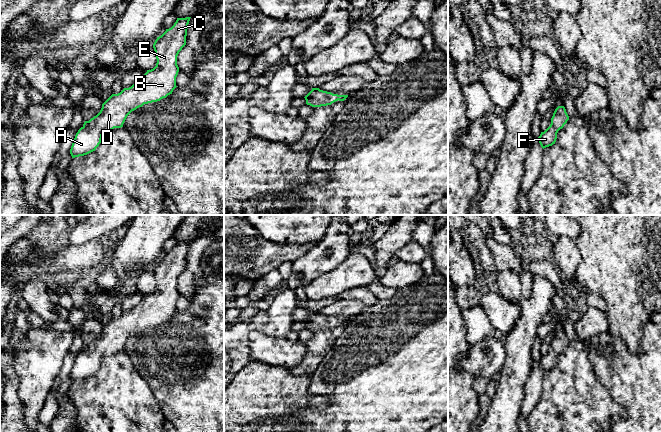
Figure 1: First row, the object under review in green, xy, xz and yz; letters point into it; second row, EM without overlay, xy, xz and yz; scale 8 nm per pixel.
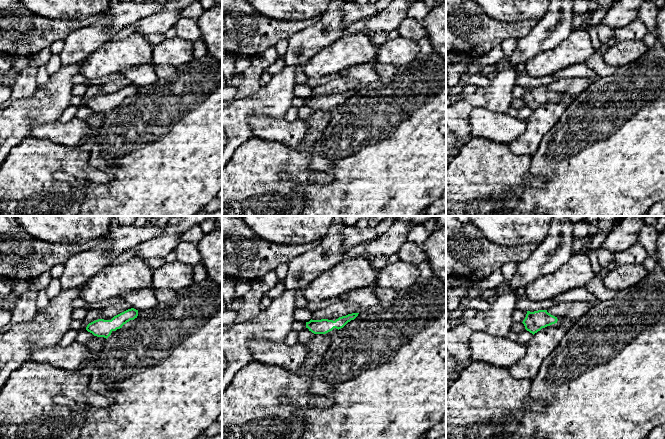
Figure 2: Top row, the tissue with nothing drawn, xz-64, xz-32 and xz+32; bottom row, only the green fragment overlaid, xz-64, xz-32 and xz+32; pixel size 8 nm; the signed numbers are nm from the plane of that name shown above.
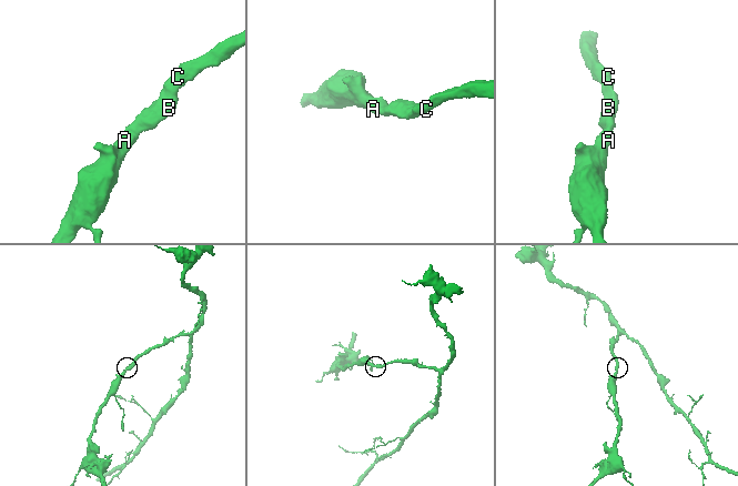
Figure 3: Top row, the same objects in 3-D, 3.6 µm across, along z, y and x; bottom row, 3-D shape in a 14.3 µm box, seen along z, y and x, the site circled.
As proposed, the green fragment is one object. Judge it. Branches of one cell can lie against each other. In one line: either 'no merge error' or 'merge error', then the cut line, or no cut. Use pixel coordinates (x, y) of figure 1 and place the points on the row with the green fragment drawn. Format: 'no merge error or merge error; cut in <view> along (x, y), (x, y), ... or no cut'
no merge error; no cut

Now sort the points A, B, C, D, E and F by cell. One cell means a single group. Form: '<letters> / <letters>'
A B C D E F

